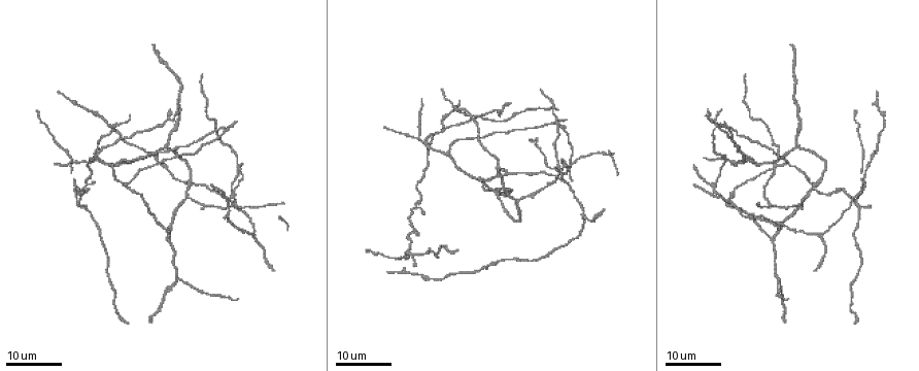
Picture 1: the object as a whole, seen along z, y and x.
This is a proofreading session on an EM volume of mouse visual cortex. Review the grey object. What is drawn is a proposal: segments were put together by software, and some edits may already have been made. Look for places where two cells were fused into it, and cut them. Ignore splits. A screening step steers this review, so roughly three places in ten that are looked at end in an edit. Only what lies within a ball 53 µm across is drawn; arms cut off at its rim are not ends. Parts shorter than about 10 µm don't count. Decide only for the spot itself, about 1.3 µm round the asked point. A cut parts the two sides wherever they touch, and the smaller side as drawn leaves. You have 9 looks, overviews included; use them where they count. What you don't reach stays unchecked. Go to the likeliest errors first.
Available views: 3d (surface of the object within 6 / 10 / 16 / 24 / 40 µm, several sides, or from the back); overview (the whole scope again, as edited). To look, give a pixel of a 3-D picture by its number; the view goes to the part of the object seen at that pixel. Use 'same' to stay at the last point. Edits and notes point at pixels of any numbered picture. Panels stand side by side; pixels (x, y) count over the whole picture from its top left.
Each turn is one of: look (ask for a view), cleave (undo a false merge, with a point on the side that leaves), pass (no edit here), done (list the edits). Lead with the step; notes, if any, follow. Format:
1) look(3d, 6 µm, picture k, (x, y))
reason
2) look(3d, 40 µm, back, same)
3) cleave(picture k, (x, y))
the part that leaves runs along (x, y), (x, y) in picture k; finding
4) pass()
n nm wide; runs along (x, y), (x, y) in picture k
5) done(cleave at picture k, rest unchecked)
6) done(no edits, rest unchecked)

look(3d, 24 µm, picture 1, (772, 168))
two arms at a narrow angle

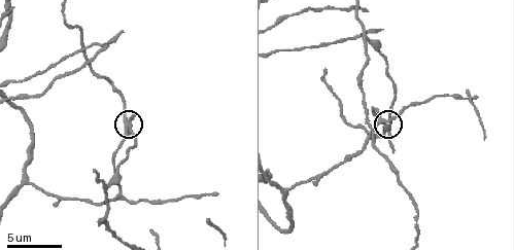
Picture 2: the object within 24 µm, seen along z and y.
look(3d, 10 µm, picture 2, (132, 126))

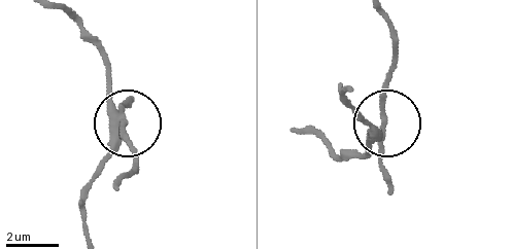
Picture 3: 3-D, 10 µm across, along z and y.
cleave(picture 3, (380, 100))
4 arms; the part that leaves runs along (122, 115), (122, 133), (135, 159), (120, 177) in picture 3; two cells meet here

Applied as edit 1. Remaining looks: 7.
look(overview)

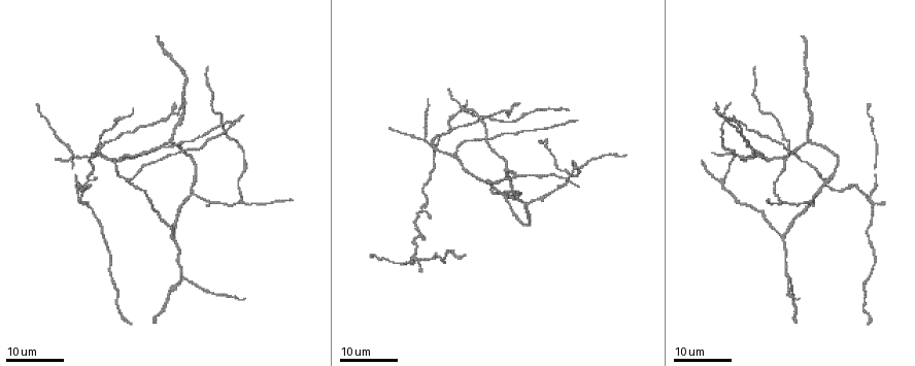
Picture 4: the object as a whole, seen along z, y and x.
look(3d, 16 µm, picture 4, (442, 132))
side arm on a straight run

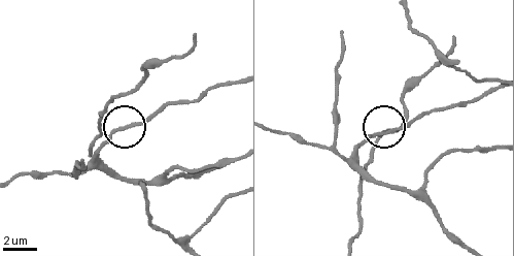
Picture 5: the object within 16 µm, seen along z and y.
look(3d, 10 µm, picture 5, (129, 124))

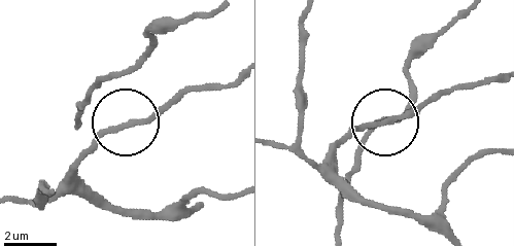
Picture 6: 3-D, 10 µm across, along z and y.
pass()
side arm 19 µm; one cell here

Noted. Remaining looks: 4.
look(3d, 16 µm, picture 4, (868, 200))
a fork

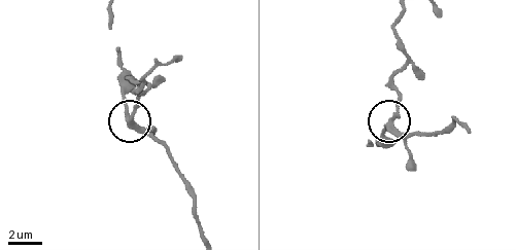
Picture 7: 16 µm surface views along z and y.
look(3d, 6 µm, picture 7, (389, 127))
zoom in

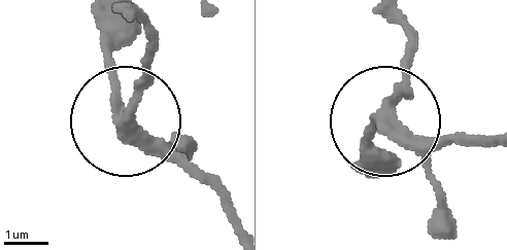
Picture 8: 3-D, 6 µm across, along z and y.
pass()
side arm 20 µm; one cell here

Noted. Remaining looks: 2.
look(3d, 24 µm, picture 4, (130, 178))
thick turns thin

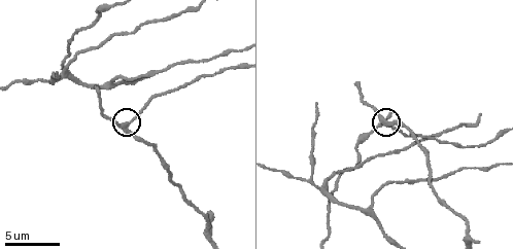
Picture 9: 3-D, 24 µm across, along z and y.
look(3d, 10 µm, picture 9, (127, 123))
closer look

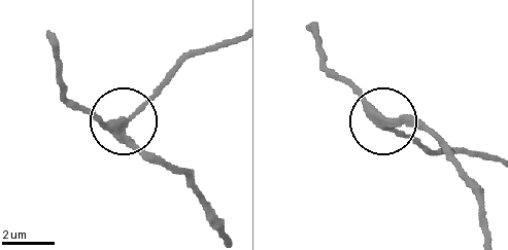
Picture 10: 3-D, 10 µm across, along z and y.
pass()
3 arms; runs along (487, 230), (479, 190), (435, 138), (381, 124), (426, 148) in picture 10; continuous, no second cell

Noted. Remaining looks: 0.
done(cleave at picture 3, rest unchecked)

